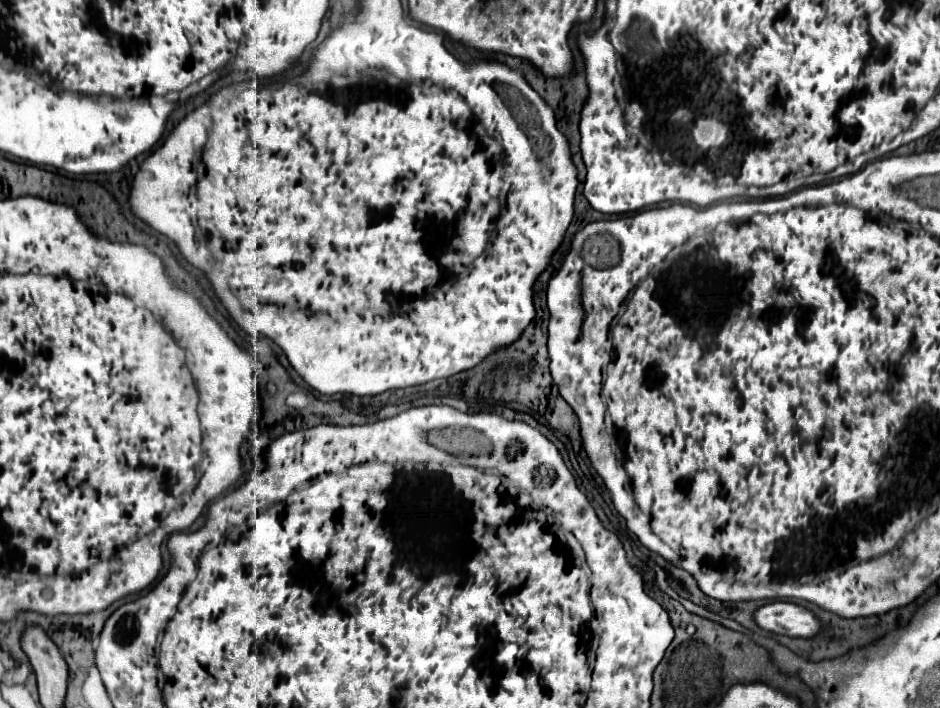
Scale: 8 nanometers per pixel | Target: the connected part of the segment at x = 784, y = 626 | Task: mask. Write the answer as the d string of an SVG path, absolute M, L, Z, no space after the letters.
M774 601L754 611L754 623L770 633L790 637L812 637L820 631L820 621L804 607L784 601Z

